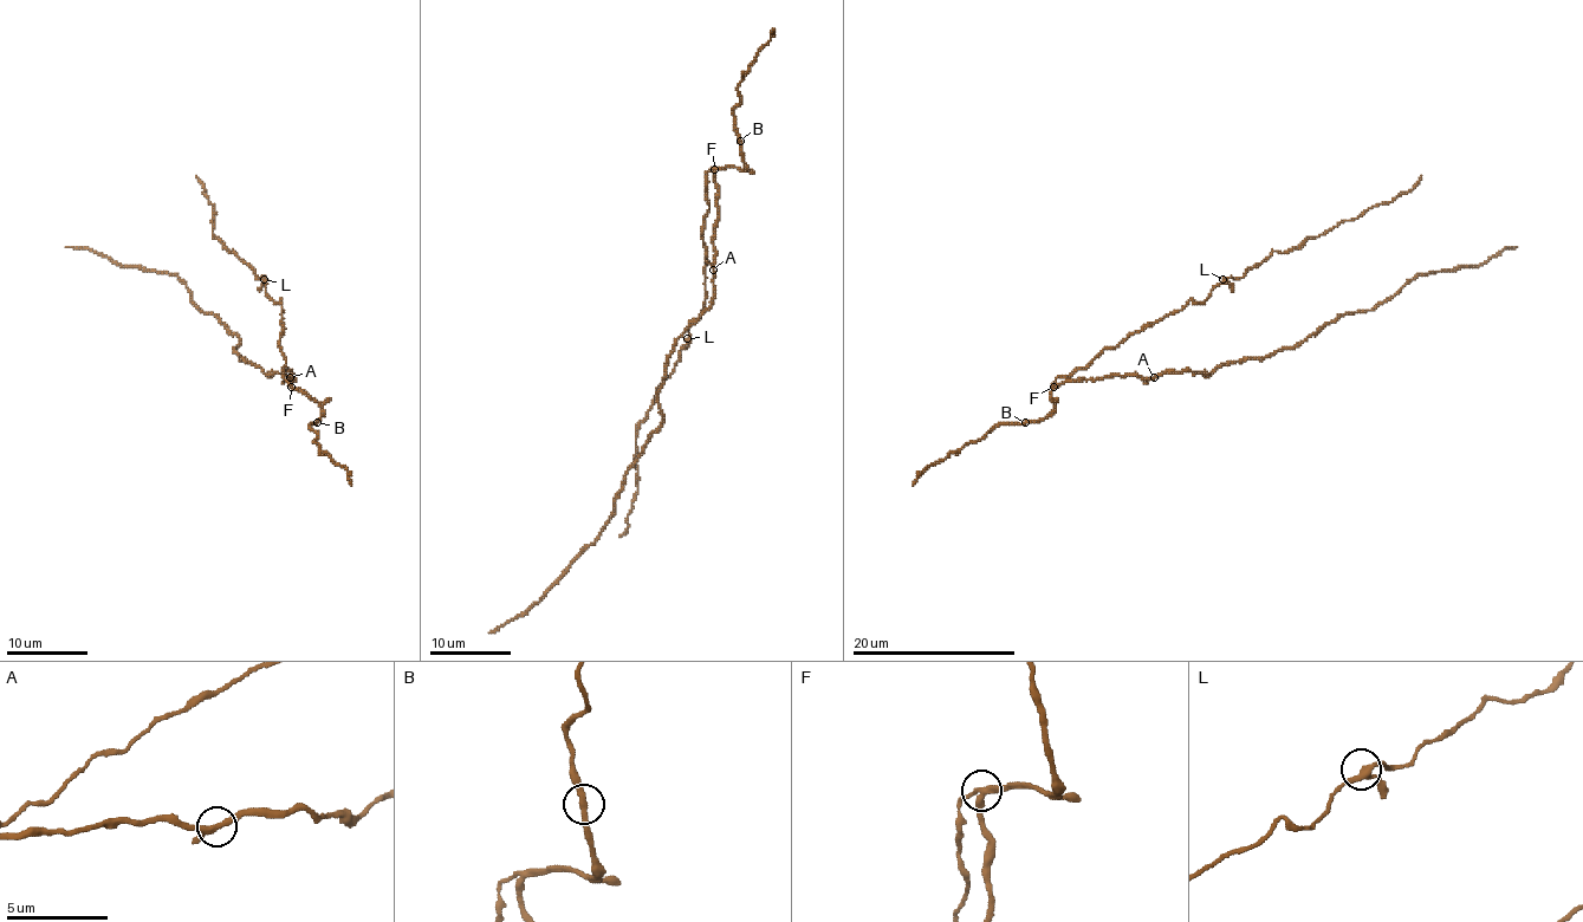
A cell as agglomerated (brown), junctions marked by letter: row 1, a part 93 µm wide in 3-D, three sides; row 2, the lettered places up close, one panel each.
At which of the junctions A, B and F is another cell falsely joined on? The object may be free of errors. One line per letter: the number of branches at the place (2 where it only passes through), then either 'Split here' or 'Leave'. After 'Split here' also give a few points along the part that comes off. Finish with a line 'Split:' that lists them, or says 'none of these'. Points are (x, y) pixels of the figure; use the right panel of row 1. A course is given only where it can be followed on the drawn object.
A: Branches: 3. Leave
B: Branches: 2. Leave
F: Branches: 3. Split here. Course of the part to remove: (1053, 385), (1104, 349), (1194, 300), (1202, 302), (1275, 251), (1292, 251), (1309, 237), (1407, 194), (1421, 175)
Split: F

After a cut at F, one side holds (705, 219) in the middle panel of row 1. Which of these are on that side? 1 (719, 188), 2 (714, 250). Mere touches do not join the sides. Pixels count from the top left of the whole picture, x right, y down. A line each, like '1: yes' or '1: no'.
1: no
2: no

